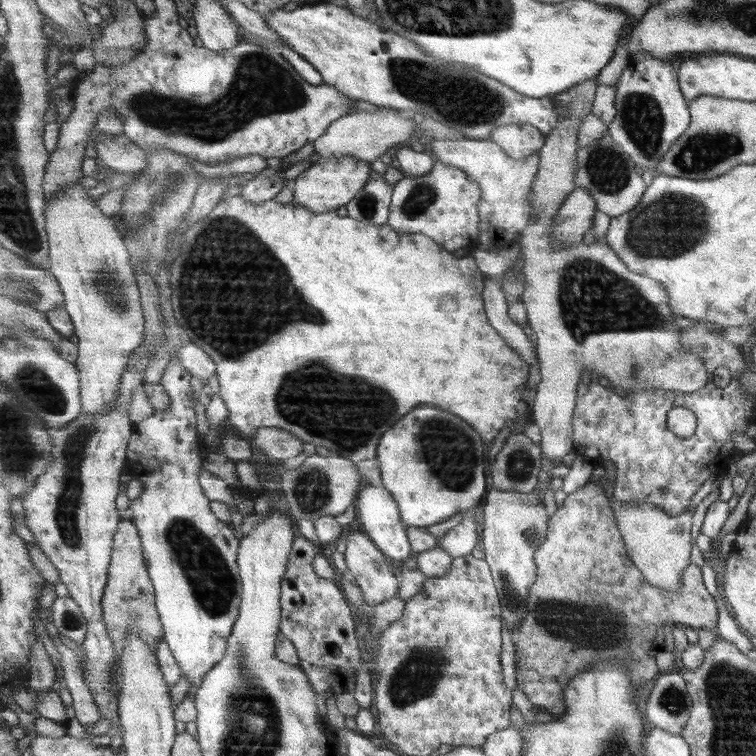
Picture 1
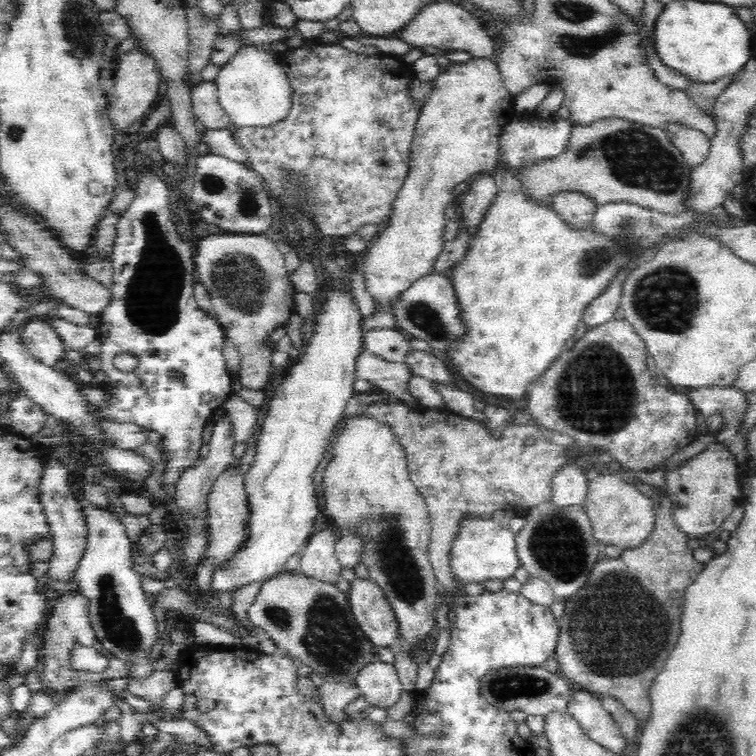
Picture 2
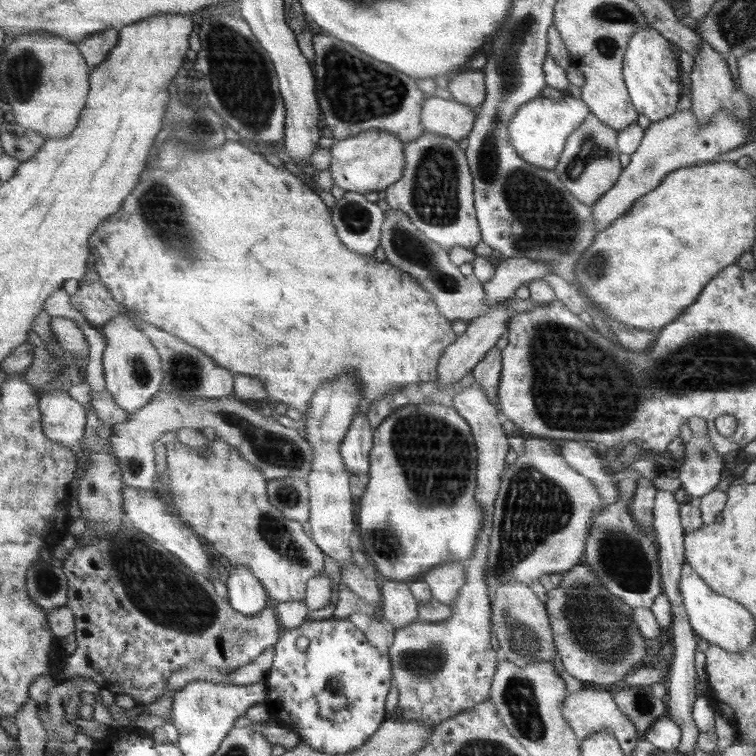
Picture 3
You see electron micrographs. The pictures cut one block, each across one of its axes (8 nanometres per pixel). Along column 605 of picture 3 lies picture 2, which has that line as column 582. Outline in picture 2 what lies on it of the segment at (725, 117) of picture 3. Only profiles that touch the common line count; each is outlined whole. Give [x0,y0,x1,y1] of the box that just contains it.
[550,189,598,227]

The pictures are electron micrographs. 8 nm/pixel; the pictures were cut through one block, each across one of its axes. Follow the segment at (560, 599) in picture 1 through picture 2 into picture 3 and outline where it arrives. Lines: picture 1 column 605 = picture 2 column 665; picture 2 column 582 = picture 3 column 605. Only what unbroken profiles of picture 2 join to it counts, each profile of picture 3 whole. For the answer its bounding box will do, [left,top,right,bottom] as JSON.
[546,564,645,687]

